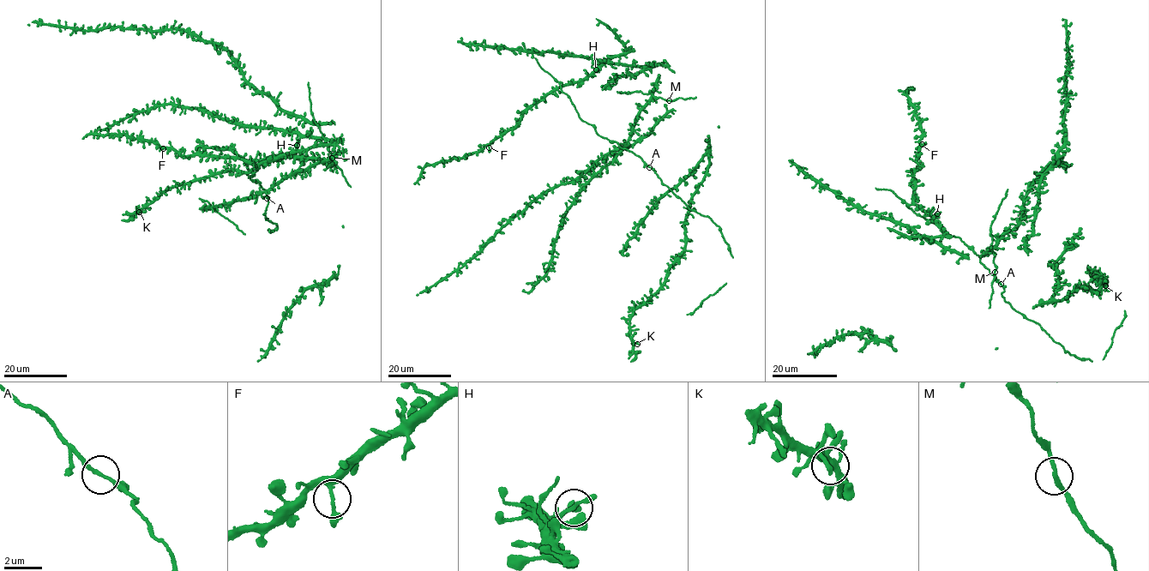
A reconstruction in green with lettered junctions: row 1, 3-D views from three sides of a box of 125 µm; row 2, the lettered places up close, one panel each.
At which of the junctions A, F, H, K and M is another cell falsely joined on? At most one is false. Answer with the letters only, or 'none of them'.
none of them

